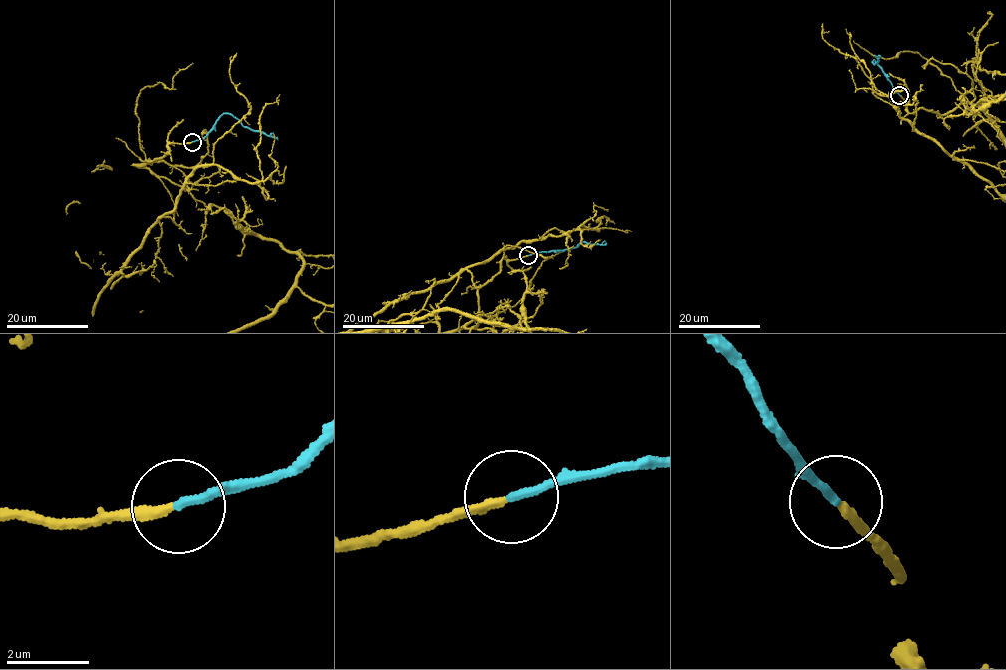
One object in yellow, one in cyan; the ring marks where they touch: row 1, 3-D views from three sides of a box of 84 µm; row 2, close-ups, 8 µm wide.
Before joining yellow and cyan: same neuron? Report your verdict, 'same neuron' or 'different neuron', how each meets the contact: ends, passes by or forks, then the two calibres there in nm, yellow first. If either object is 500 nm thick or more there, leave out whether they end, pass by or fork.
same neuron | yellow ends | cyan ends | 240/200 nm

